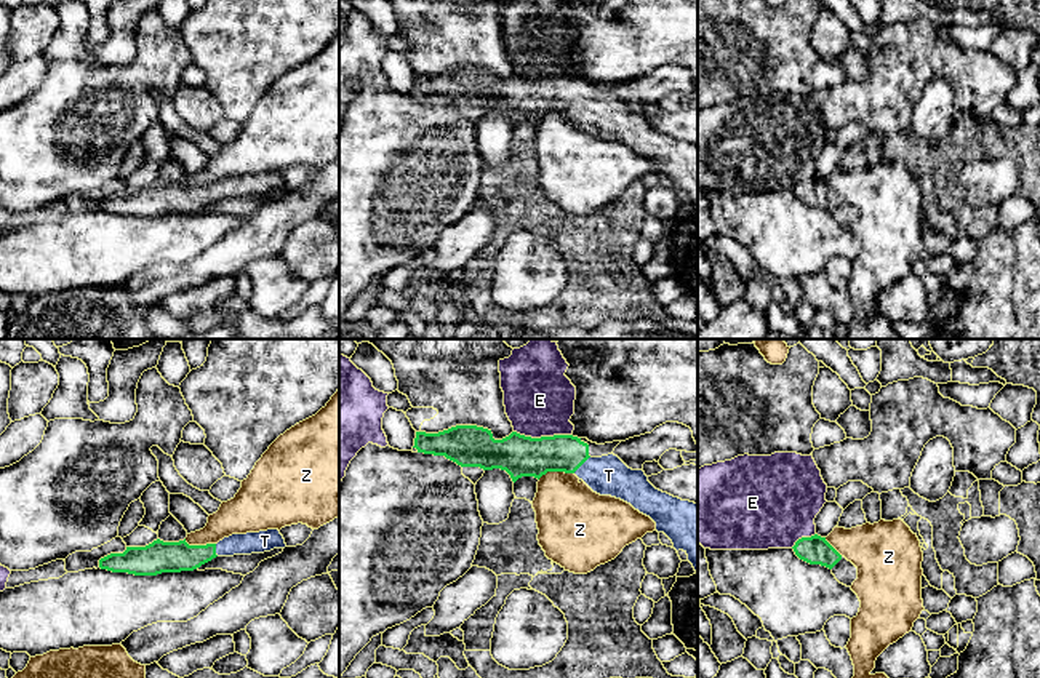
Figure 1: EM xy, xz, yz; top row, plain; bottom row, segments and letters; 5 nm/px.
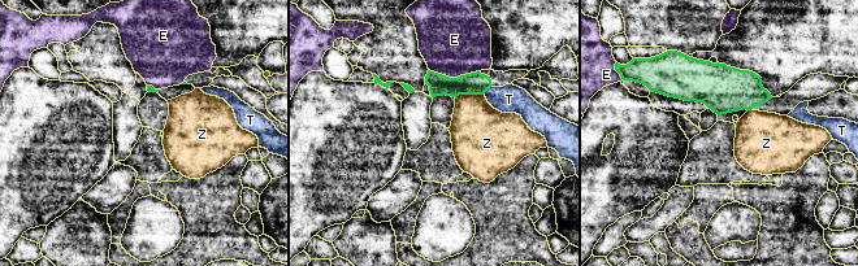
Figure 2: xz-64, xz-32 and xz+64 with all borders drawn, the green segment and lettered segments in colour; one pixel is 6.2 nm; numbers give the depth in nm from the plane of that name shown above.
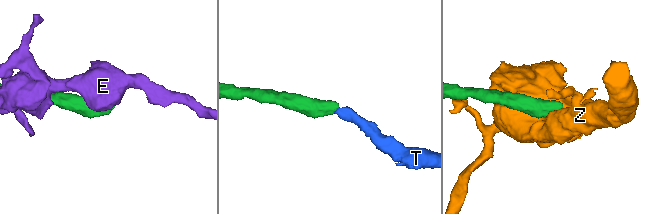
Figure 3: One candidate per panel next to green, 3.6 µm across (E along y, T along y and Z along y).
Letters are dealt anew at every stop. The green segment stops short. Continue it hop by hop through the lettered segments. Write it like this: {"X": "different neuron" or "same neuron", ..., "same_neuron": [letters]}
{"E": "different neuron", "T": "same neuron", "Z": "different neuron", "same_neuron": ["T"]}

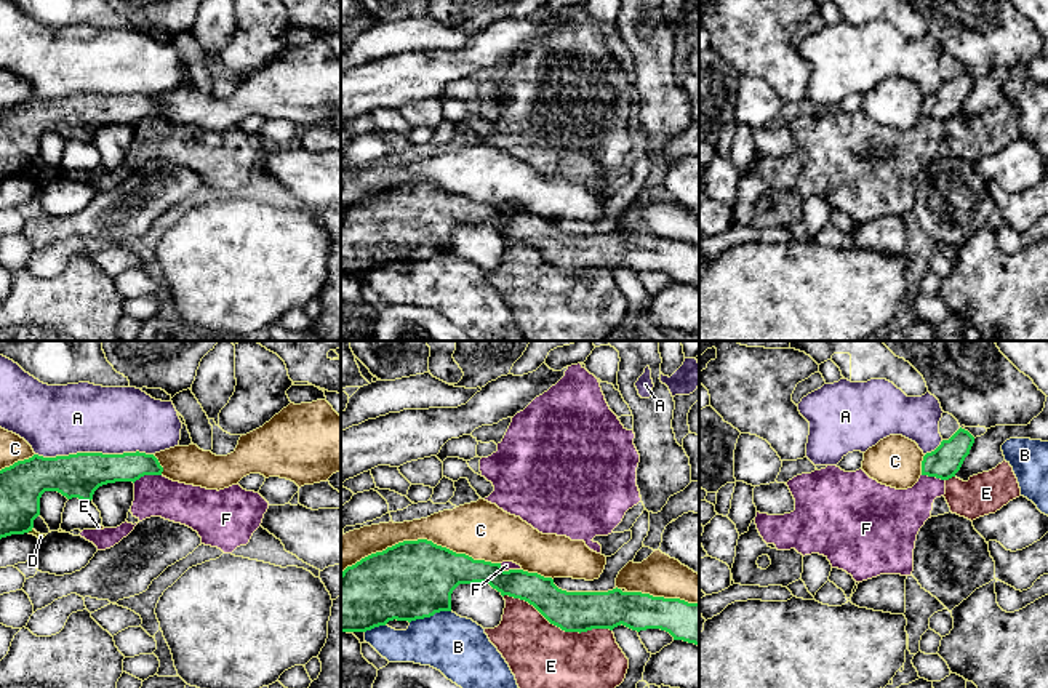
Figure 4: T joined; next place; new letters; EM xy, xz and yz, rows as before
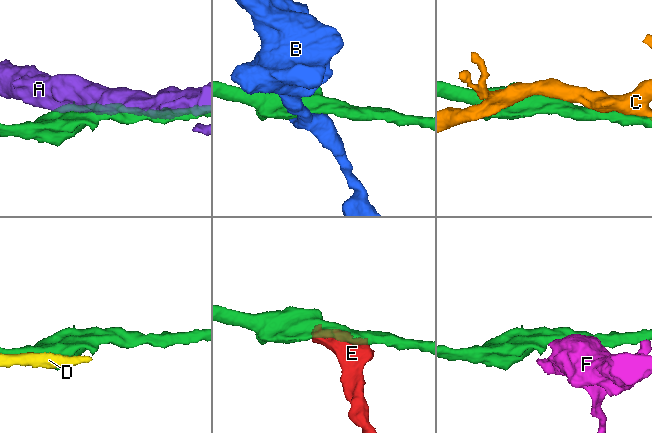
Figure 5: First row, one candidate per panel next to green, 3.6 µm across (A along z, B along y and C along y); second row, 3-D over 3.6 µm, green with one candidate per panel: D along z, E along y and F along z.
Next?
{"A": "different neuron", "B": "different neuron", "C": "different neuron", "D": "different neuron", "E": "different neuron", "F": "different neuron", "same_neuron": []}

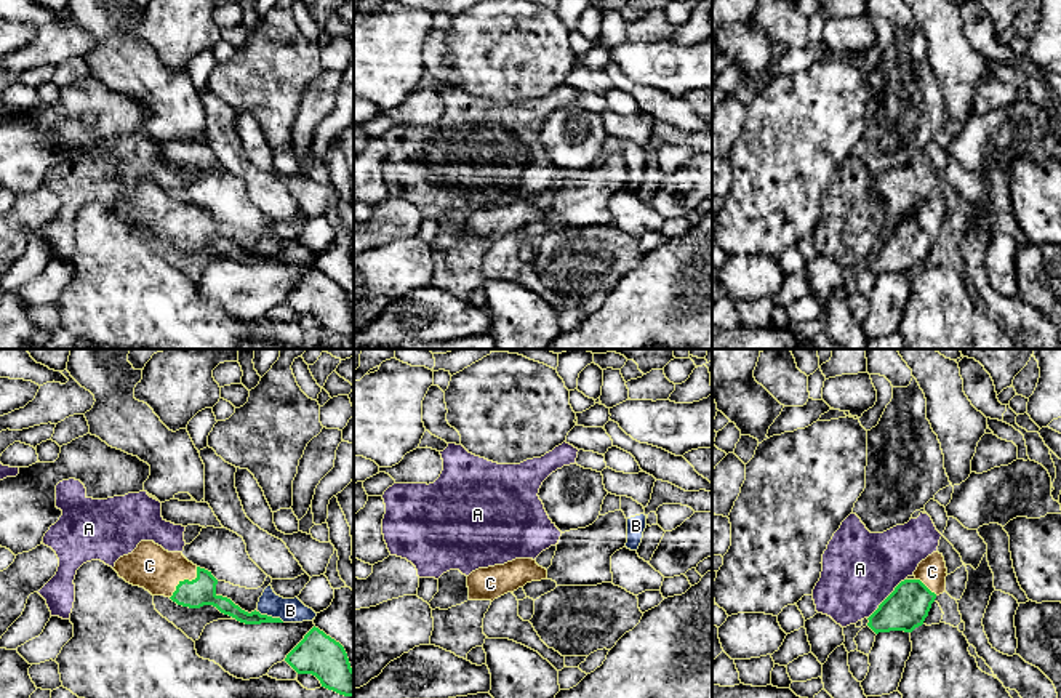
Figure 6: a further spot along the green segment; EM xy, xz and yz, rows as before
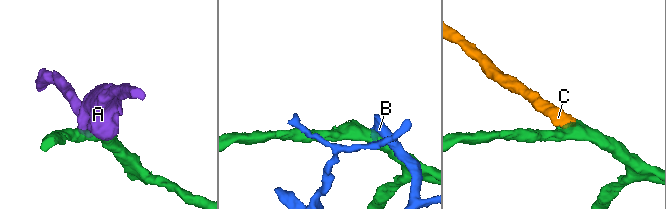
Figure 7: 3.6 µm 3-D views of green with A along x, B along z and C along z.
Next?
{"A": "different neuron", "B": "different neuron", "C": "same neuron", "same_neuron": ["C"]}

